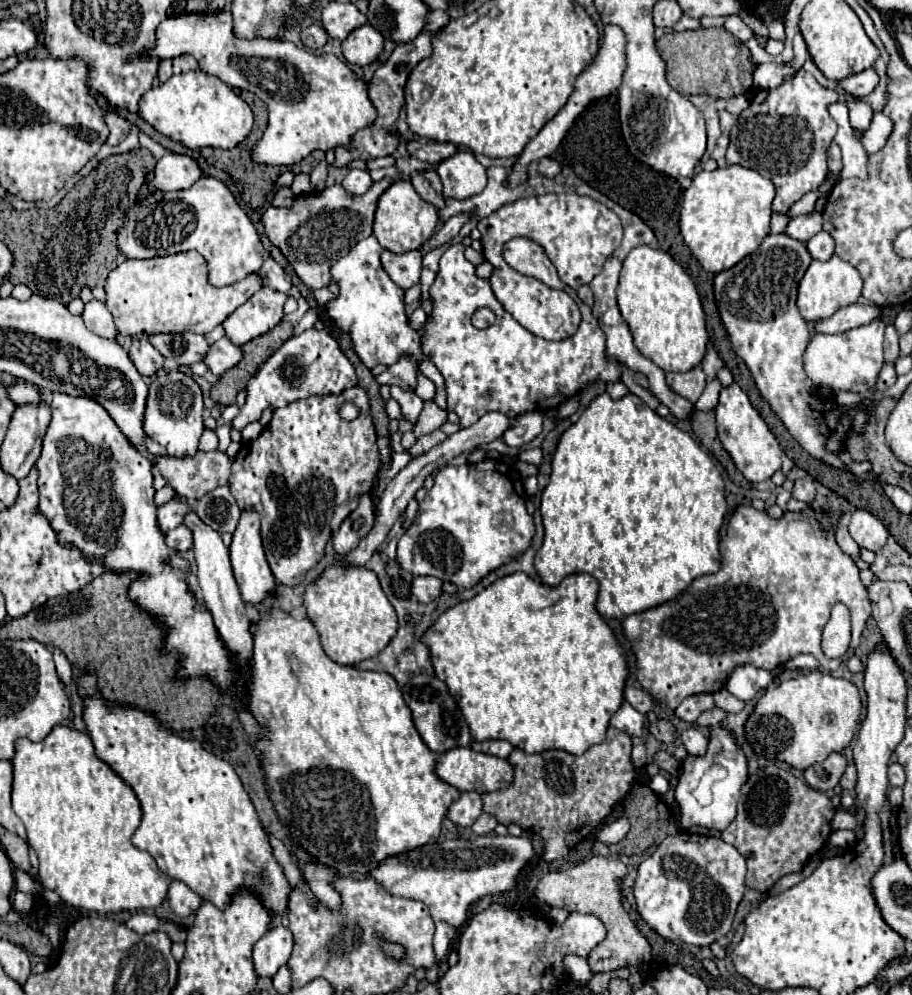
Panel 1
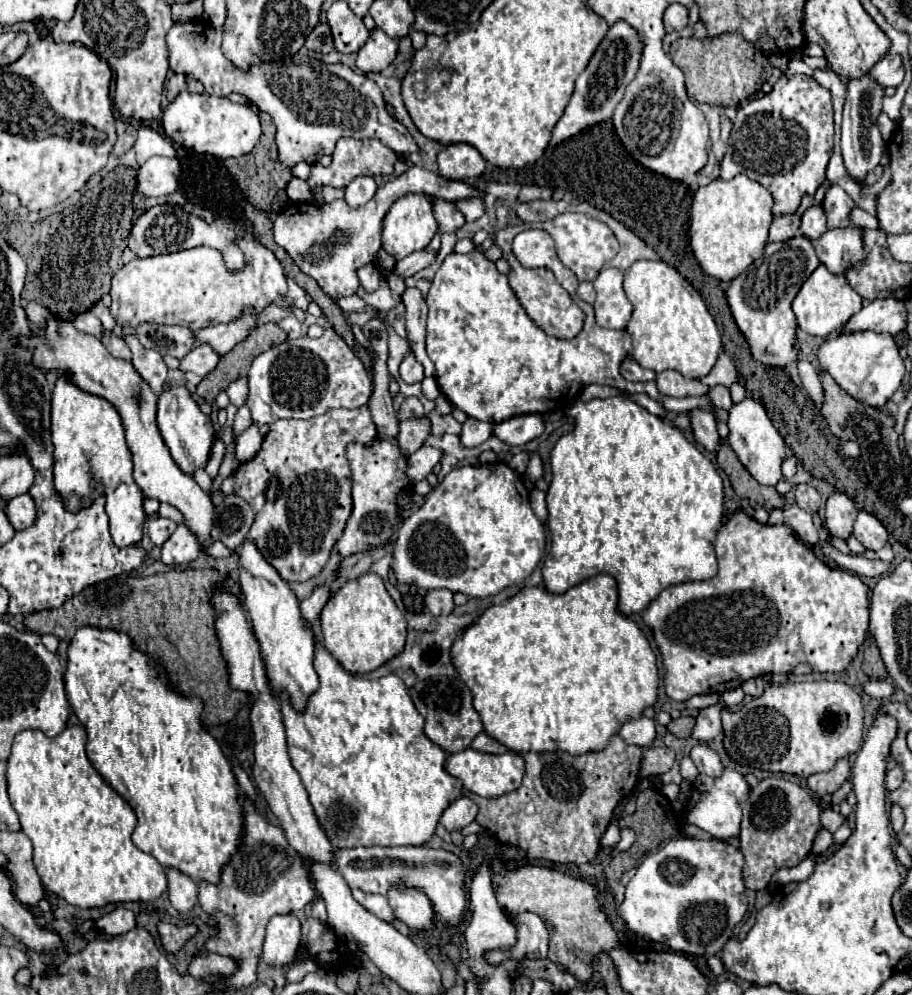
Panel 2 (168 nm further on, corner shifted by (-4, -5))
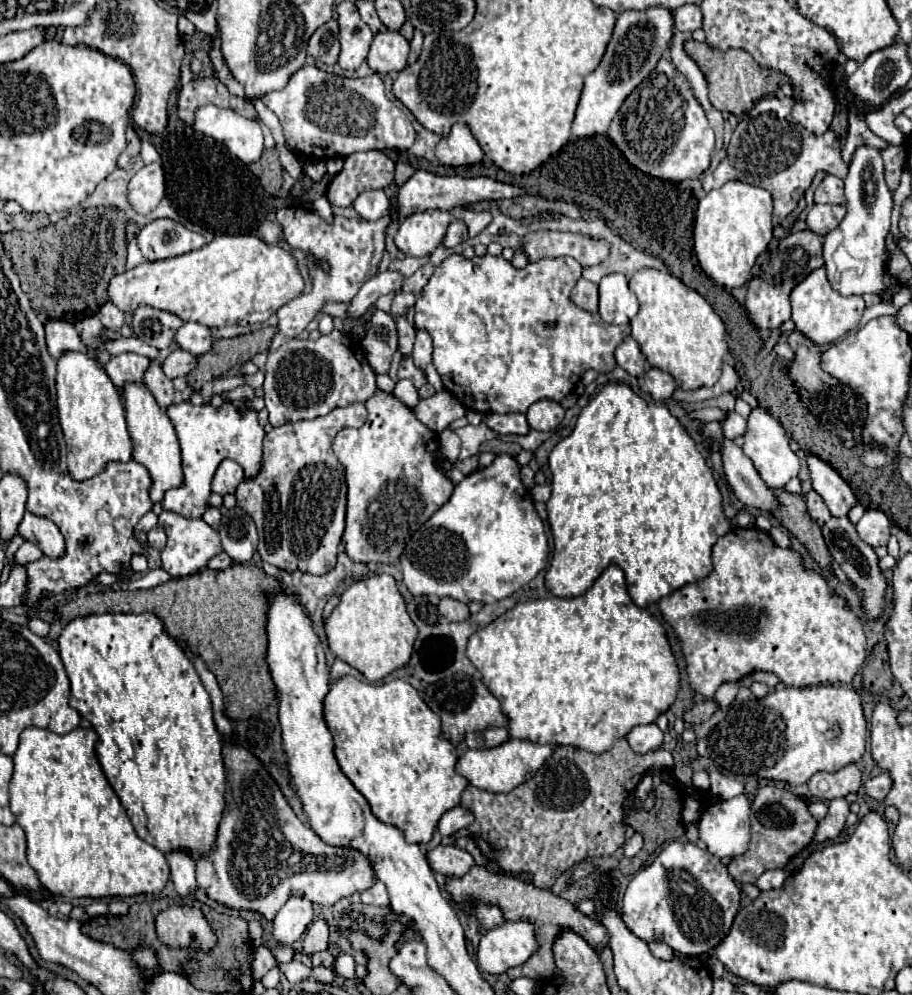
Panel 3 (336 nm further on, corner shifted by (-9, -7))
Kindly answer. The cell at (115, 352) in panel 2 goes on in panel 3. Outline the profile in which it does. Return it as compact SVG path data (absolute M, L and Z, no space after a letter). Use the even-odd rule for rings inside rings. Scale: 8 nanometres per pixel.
M121 353L105 363L105 371L109 373L109 379L119 391L127 381L141 381L147 367L149 367L149 359L137 353Z

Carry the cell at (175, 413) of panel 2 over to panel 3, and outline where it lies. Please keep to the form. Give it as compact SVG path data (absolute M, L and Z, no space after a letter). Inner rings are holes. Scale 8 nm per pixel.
M183 401L179 405L169 405L167 415L175 427L175 433L177 433L177 439L181 445L185 483L183 483L183 487L165 493L165 499L161 505L163 505L163 509L173 511L177 515L199 519L203 515L203 511L207 509L213 473L223 459L229 457L229 459L237 461L243 467L247 479L259 471L265 431L257 423L255 411L241 415L229 401L225 401L219 409L215 409L211 405L193 405L189 401Z

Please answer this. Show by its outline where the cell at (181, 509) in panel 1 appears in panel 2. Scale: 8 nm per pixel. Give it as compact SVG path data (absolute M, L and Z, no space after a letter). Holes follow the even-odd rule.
M158 517L158 519L152 519L148 523L148 535L150 535L150 541L156 543L156 545L162 545L168 535L172 535L172 531L176 529L176 523L170 521L170 519L164 519L164 517Z

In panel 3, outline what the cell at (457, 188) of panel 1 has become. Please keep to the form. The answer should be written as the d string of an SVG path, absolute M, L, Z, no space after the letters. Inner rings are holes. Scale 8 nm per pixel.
M453 125L451 135L443 137L435 149L435 155L441 165L449 167L461 167L461 165L475 165L481 163L483 151L469 131L467 125Z

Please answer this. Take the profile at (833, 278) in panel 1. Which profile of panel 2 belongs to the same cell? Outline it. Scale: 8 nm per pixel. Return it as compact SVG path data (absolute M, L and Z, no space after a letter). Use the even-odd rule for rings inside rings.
M820 265L800 287L798 295L792 301L792 311L796 315L796 323L802 331L810 335L826 337L830 333L840 331L852 315L856 315L862 309L862 297L848 287L848 281L844 275L832 275L824 265Z

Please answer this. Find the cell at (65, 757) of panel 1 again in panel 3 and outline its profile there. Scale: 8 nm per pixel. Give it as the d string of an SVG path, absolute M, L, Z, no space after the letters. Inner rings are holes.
M27 727L23 733L21 733L21 741L19 741L19 749L15 751L13 755L13 763L15 763L15 769L13 769L13 779L9 783L9 801L11 801L11 811L13 815L17 817L17 823L23 827L25 835L27 835L27 859L29 859L29 865L37 871L37 877L39 881L43 883L43 887L47 887L53 895L63 895L67 899L75 899L75 897L93 897L93 899L101 899L101 897L133 897L133 895L141 895L141 893L153 893L153 895L159 895L163 891L163 887L167 885L169 881L169 865L167 865L167 859L161 851L157 851L155 847L147 845L145 841L141 841L119 801L119 797L115 795L115 791L111 789L111 785L107 783L103 771L101 771L101 765L97 761L97 755L95 755L95 741L97 741L97 733L93 729L73 729L71 733L67 735L57 735L57 733L51 733L47 729L39 729L39 727Z

